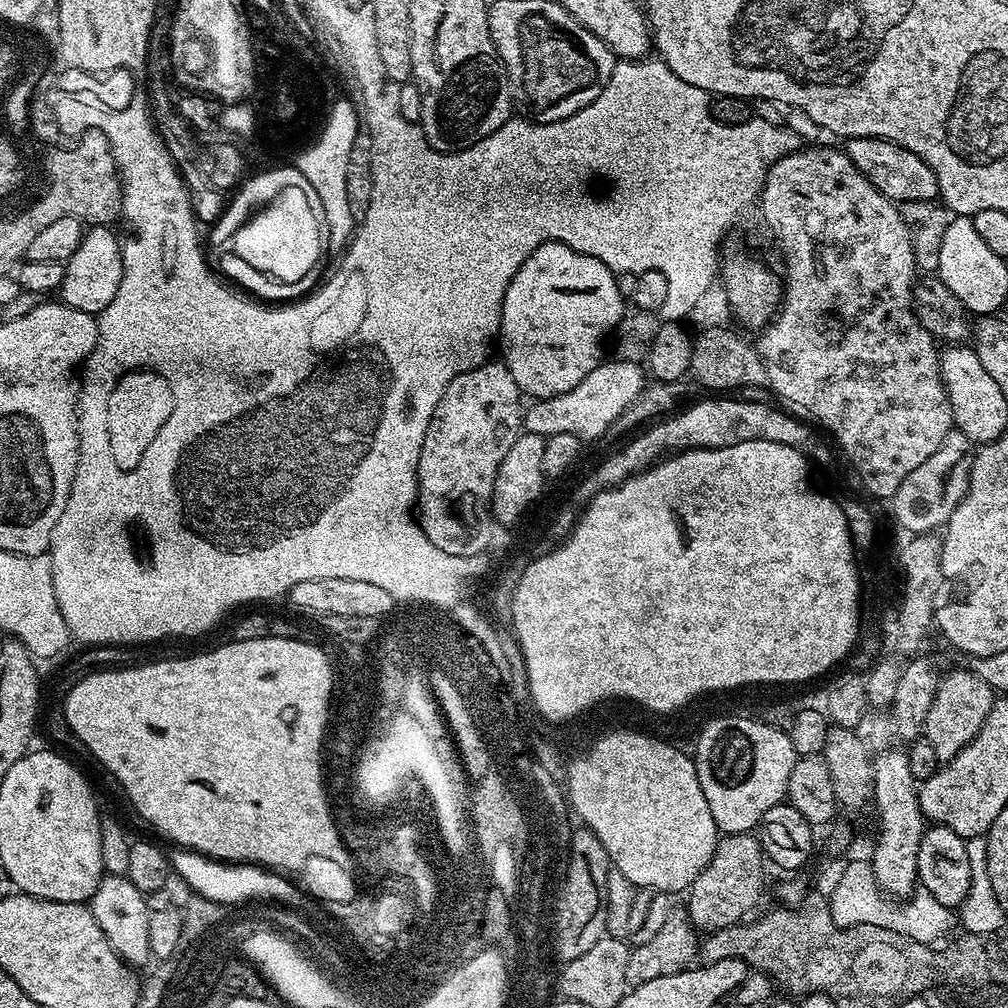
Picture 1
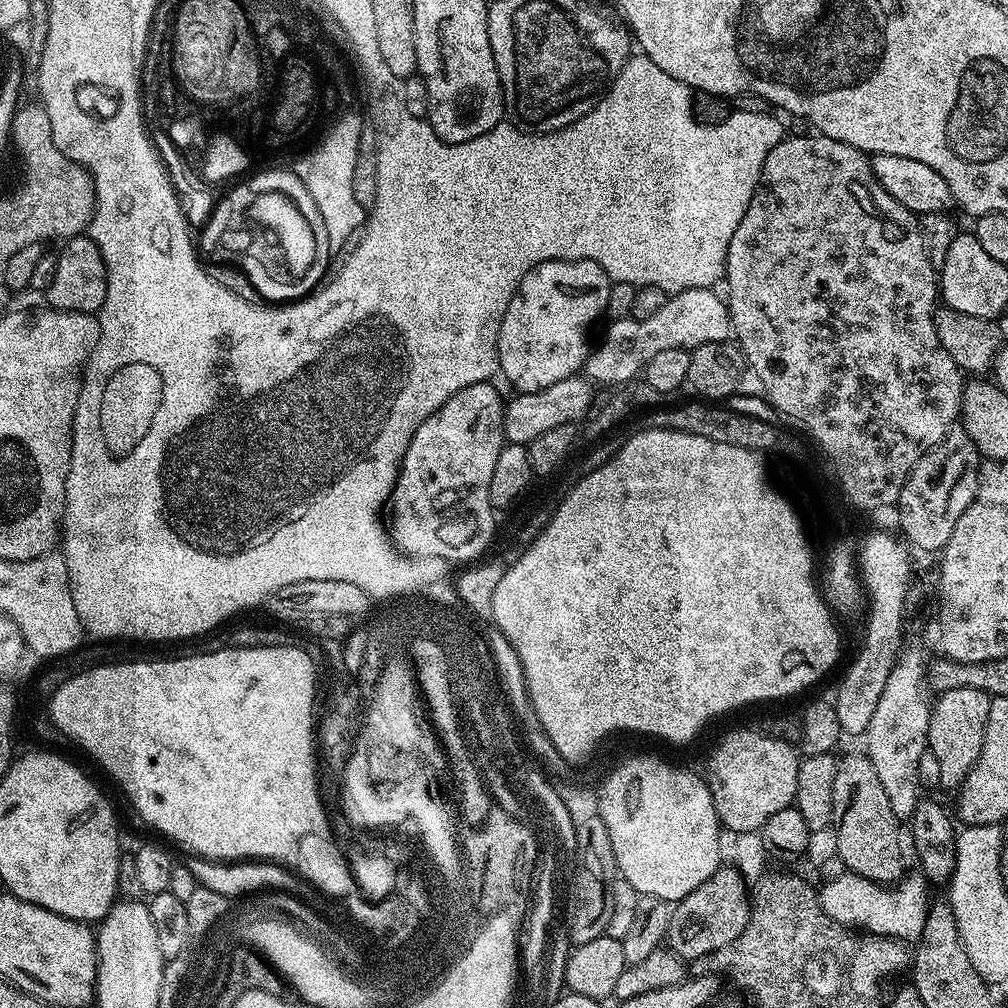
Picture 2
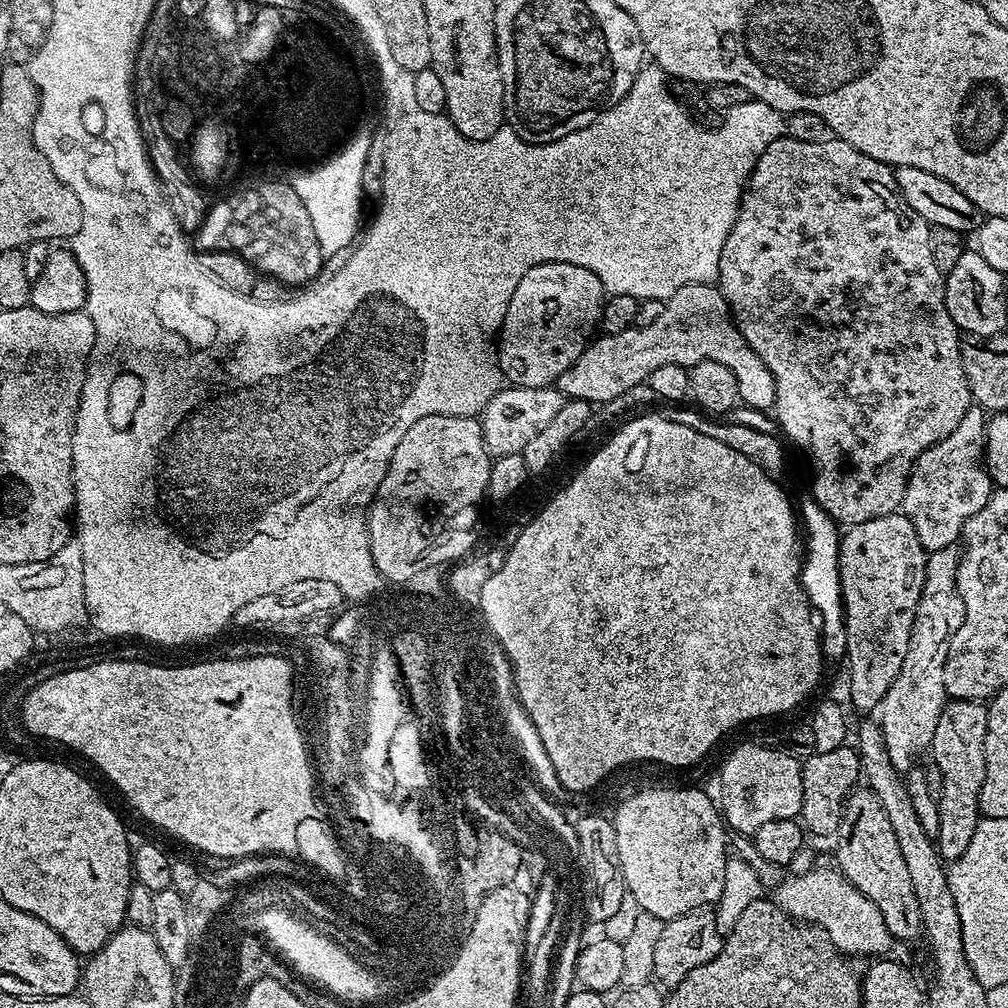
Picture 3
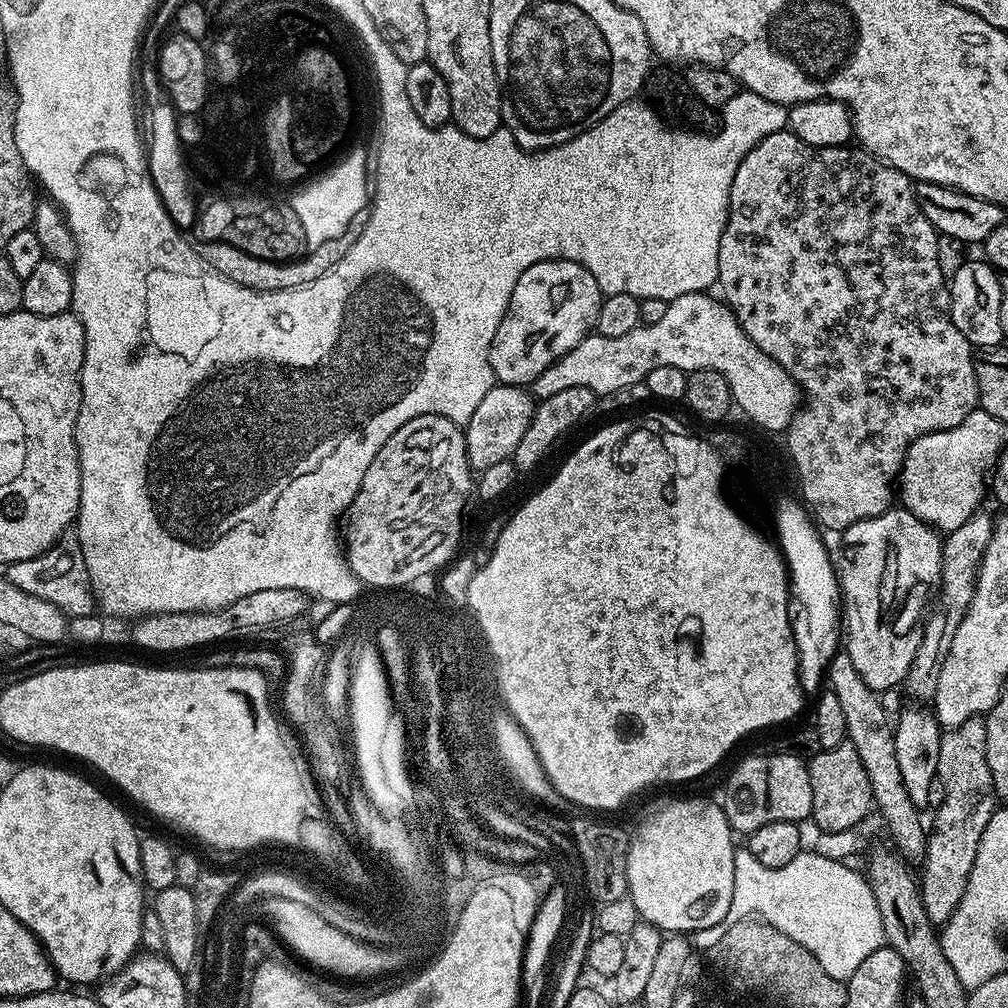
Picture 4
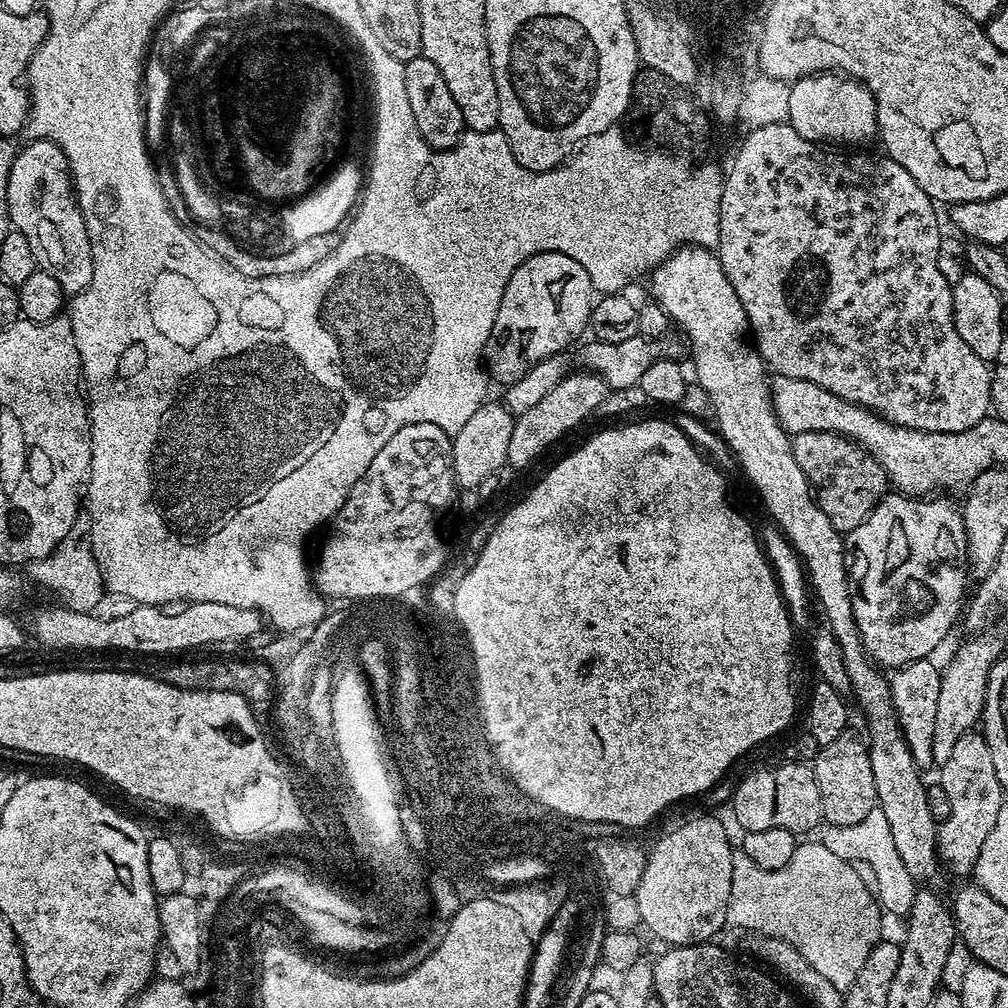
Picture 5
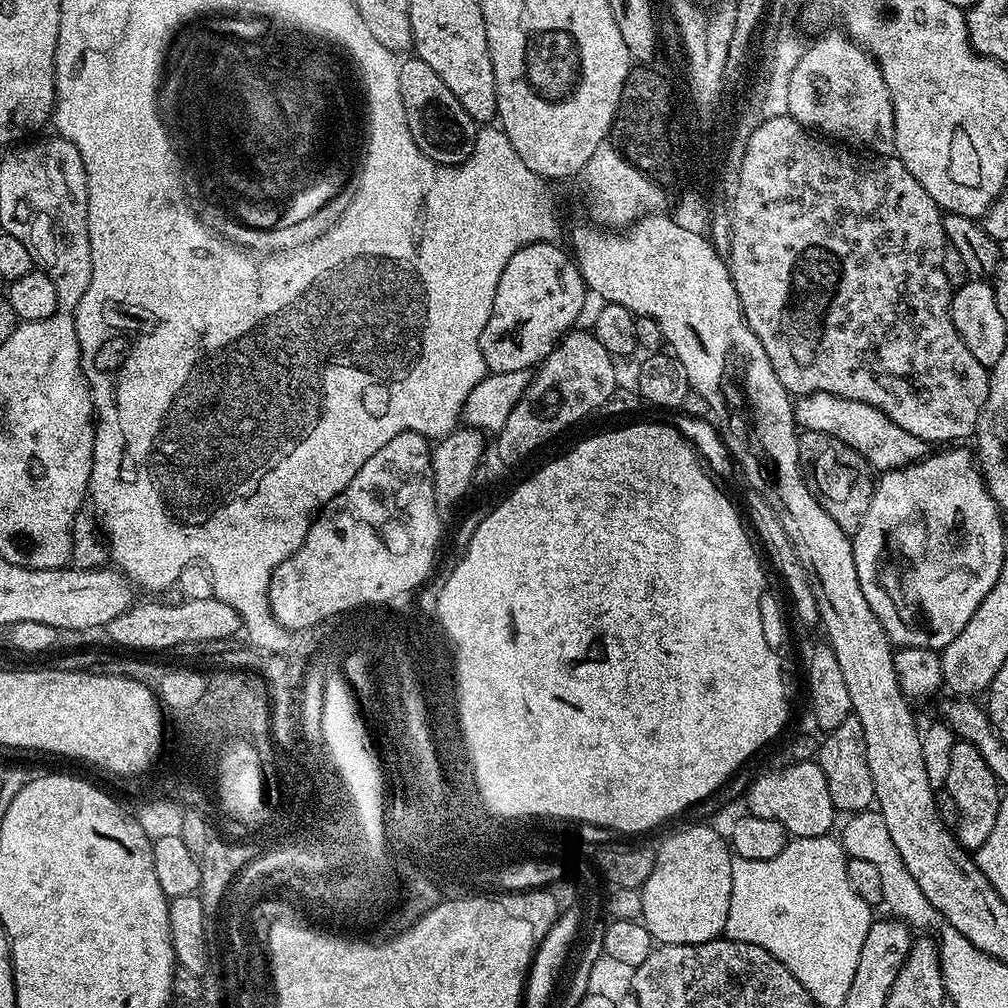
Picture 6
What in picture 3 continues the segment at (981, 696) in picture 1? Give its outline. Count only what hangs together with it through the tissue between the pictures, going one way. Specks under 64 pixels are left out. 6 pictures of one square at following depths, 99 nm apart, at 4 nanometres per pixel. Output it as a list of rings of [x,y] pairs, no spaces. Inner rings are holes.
[[[949,699],[942,714],[938,714],[938,726],[934,726],[934,738],[930,745],[931,763],[942,770],[942,794],[938,797],[940,822],[934,837],[944,862],[957,860],[969,845],[980,814],[980,790],[986,774],[984,743],[988,725],[988,704],[978,700]]]

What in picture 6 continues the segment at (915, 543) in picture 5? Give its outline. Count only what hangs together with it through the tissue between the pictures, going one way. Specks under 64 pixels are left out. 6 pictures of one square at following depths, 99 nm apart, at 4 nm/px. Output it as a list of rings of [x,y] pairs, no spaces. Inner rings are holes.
[[[948,446],[945,452],[933,451],[916,461],[915,464],[907,464],[905,468],[892,468],[883,473],[875,481],[872,497],[870,498],[870,510],[862,518],[862,522],[852,536],[852,549],[854,550],[854,562],[858,570],[858,582],[862,586],[862,594],[866,594],[866,602],[870,602],[870,610],[882,622],[882,630],[888,635],[893,645],[901,648],[935,648],[943,650],[958,634],[962,634],[962,626],[974,618],[974,610],[982,606],[982,598],[994,590],[994,582],[998,582],[998,570],[1002,570],[1002,558],[1006,555],[1004,548],[1004,524],[1000,521],[1002,510],[990,498],[990,494],[984,485],[984,476],[980,472],[980,465],[977,464],[975,455],[968,452],[964,446]]]

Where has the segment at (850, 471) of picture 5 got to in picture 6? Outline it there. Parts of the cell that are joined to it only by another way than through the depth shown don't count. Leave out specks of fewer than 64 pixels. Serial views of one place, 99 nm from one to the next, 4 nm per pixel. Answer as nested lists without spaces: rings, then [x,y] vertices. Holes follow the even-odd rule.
[[[801,431],[799,437],[800,458],[810,473],[813,485],[823,484],[830,481],[829,479],[836,480],[840,476],[840,488],[843,494],[834,495],[833,489],[827,486],[819,498],[826,498],[824,509],[834,518],[834,522],[838,522],[838,526],[842,526],[849,534],[855,533],[856,527],[860,525],[866,514],[866,510],[870,510],[871,492],[874,487],[873,469],[869,468],[868,462],[863,460],[854,449],[838,442],[838,438],[830,438],[821,432],[805,431]],[[810,471],[812,471],[812,476]],[[854,494],[860,494],[860,497],[854,497]]]

